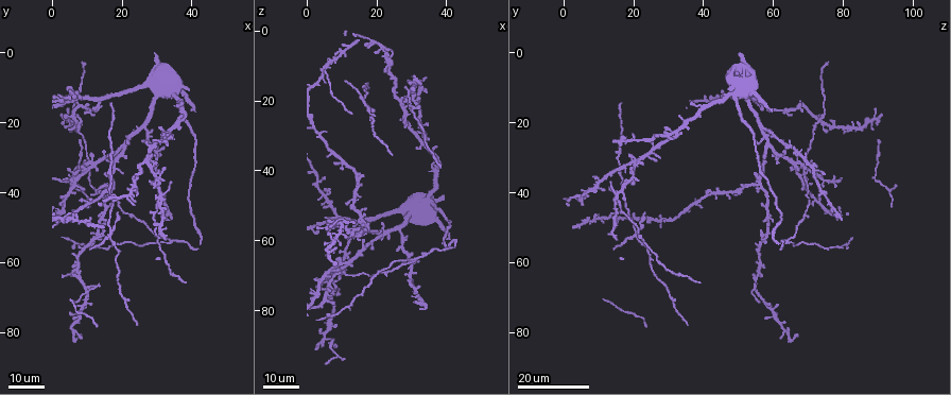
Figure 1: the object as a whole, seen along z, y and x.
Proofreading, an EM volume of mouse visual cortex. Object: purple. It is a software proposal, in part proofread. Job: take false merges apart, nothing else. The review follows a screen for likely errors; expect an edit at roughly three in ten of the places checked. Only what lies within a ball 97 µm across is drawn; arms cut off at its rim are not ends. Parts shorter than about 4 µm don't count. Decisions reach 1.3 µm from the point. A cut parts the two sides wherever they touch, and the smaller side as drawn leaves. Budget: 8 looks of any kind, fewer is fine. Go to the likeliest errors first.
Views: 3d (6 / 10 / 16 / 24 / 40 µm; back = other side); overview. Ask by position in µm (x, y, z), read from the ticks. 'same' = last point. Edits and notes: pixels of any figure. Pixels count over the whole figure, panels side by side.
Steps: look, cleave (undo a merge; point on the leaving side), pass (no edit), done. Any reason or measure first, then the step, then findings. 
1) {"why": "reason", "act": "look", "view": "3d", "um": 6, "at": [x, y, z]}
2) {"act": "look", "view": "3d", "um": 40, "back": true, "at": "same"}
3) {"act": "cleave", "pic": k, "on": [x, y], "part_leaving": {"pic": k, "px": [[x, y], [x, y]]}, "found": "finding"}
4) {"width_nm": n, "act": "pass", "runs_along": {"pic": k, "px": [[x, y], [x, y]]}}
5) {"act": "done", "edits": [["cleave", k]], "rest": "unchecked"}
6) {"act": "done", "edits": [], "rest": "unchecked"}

{"why": "looks like a crossing", "act": "look", "view": "3d", "um": 24, "at": [10.0, 67.0, 54.5]}

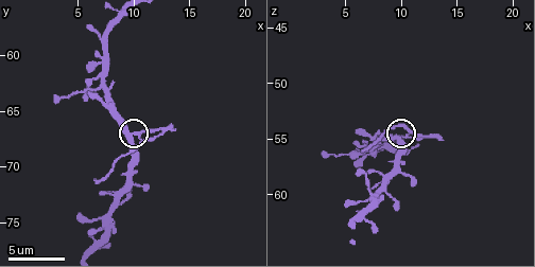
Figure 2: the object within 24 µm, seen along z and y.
{"why": "zoom in", "act": "look", "view": "3d", "um": 10, "at": "same"}

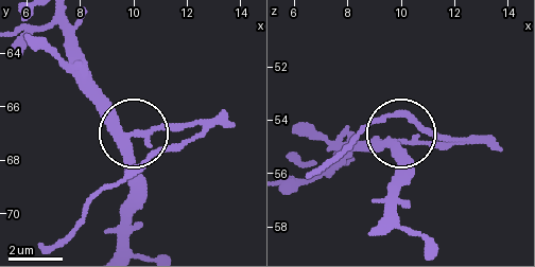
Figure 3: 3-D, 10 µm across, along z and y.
{"why": "zoom in", "act": "look", "view": "3d", "um": 6, "at": [9.7, 67.4, 54.9]}

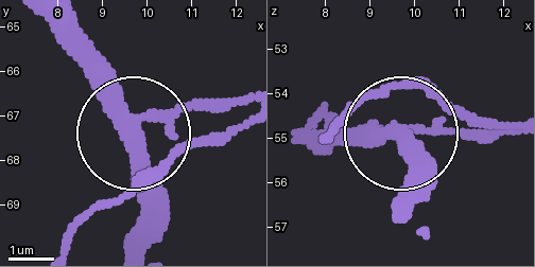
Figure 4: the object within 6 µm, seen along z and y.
{"act": "cleave", "pic": 4, "on": [211, 110], "part_leaving": {"pic": 4, "px": [[144, 119], [171, 153], [68, 244]]}, "found": "a second cell is stuck on"}

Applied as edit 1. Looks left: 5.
{"act": "look", "view": "overview"}

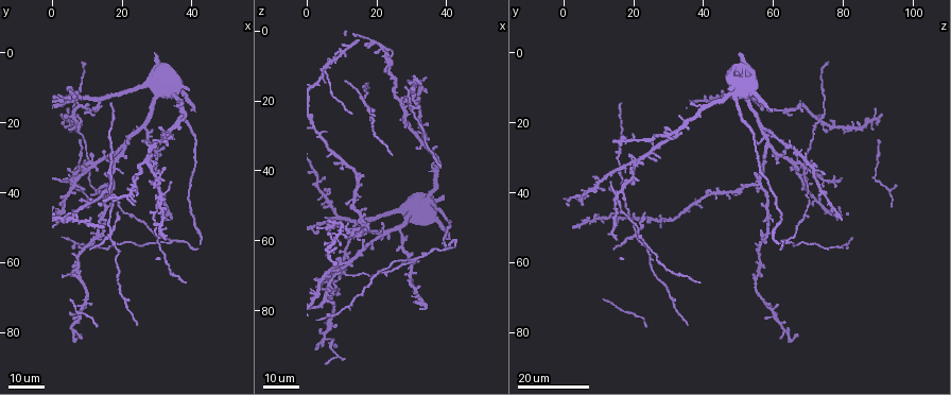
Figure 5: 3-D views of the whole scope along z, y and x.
{"why": "side arm on a straight run", "act": "look", "view": "3d", "um": 24, "at": [16.0, 51.5, 20.0]}

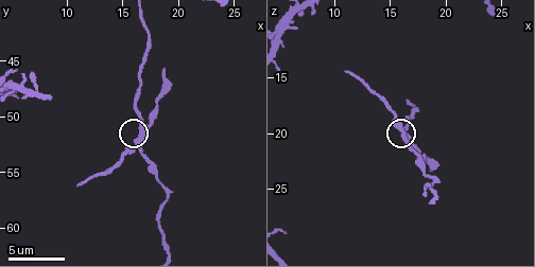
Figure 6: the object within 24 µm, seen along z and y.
{"why": "zoom in", "act": "look", "view": "3d", "um": 10, "at": [16.2, 52.4, 20.4]}

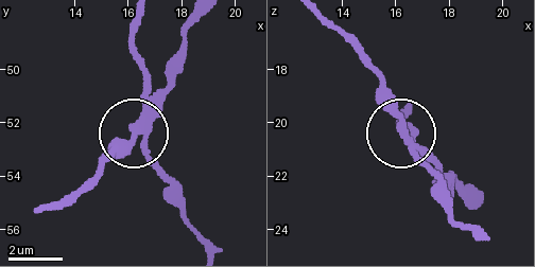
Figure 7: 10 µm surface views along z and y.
{"width_nm": 250, "act": "cleave", "pic": 7, "on": [171, 86], "part_leaving": {"pic": 7, "px": [[147, 117], [101, 170], [46, 203]]}, "found": "two cells meet here"}

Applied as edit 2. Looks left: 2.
{"why": "looks like a crossing", "act": "look", "view": "3d", "um": 16, "at": [7.0, 63.0, 56.5]}

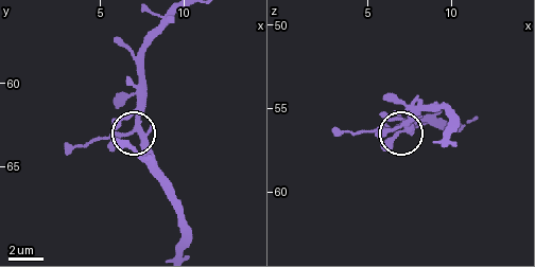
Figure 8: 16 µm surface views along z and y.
{"act": "look", "view": "3d", "um": 10, "at": "same"}

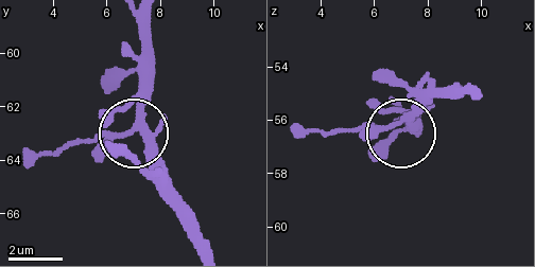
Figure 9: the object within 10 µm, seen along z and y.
{"act": "pass", "runs_along": {"pic": 9, "px": [[148, 23], [145, 112], [127, 130], [68, 144]]}, "found": "one cell here"}

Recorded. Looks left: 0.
{"act": "done", "edits": [["cleave", 4], ["cleave", 7]], "rest": "unchecked"}

